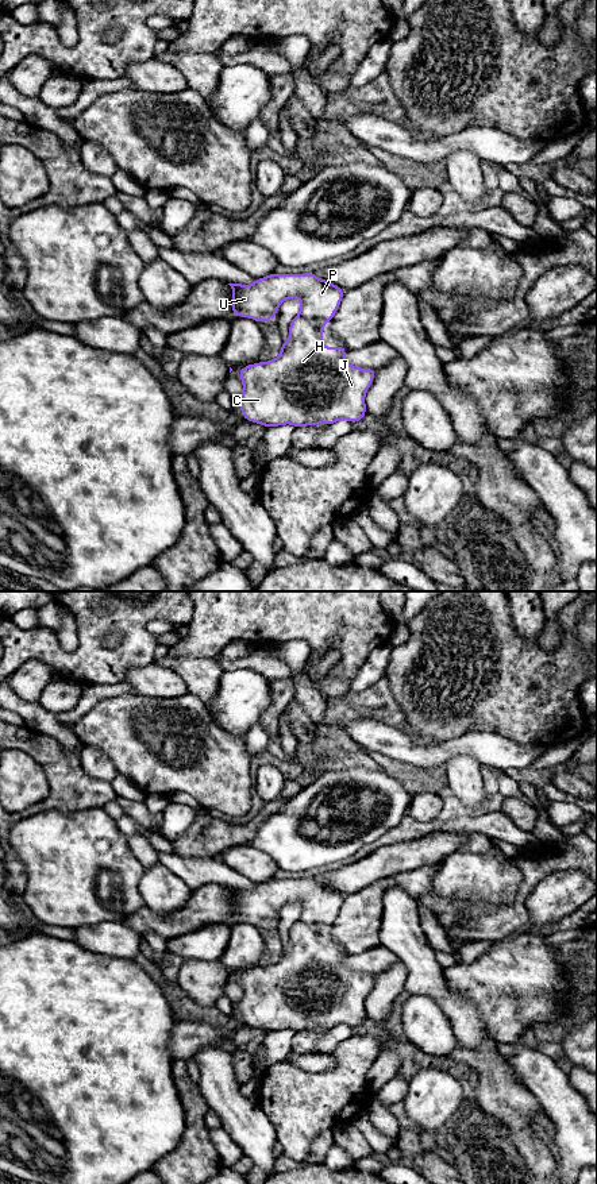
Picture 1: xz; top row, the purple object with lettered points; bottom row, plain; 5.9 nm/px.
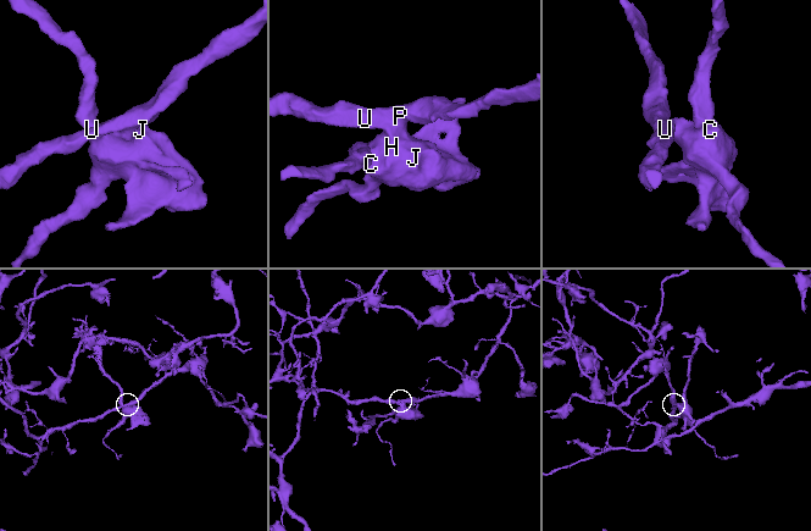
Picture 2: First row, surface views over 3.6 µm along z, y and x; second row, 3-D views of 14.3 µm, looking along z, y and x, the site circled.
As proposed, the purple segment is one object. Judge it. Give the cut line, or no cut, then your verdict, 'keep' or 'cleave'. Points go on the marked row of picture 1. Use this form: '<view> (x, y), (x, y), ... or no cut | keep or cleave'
no cut | keep

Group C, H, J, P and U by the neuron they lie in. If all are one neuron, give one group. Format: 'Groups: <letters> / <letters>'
Groups: C H J P U

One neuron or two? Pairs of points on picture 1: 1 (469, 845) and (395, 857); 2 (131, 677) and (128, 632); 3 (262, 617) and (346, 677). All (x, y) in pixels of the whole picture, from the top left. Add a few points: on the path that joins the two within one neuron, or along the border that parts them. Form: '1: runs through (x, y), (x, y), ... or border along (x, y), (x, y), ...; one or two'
1: border along (472, 833), (458, 851); two
2: border along (153, 663), (133, 666), (122, 679); two
3: runs through (291, 617), (315, 617), (346, 648); one

